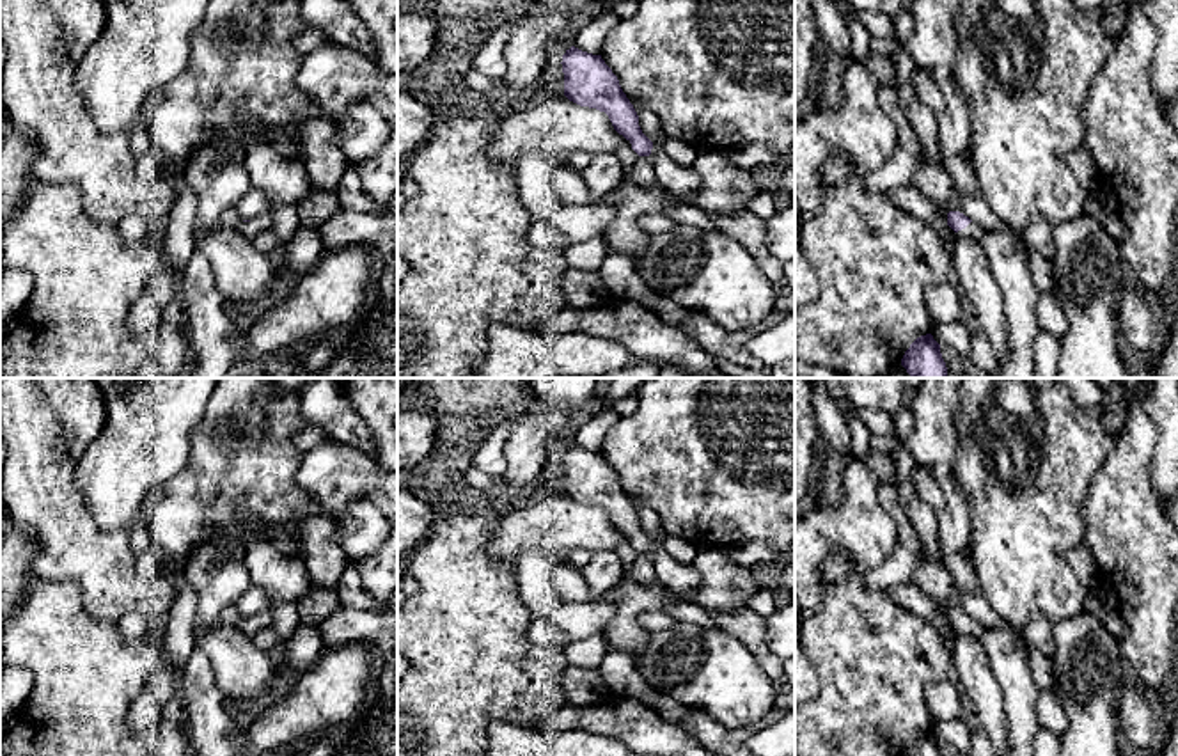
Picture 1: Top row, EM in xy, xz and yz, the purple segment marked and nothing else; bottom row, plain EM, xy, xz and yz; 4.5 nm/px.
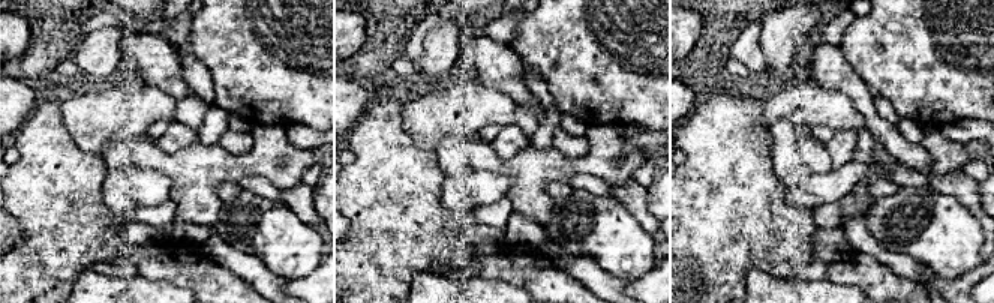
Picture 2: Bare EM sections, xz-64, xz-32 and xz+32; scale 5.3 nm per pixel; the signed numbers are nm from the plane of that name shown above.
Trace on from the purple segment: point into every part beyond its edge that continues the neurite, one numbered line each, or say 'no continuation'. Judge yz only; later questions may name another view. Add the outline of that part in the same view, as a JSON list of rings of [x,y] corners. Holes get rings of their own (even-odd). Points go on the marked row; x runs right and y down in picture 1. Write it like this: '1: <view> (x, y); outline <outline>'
1: yz (973, 229); outline [[[970,222],[965,229],[958,231],[956,236],[958,238],[974,238],[974,240],[981,240],[985,236],[986,229],[981,227],[976,222]]]

